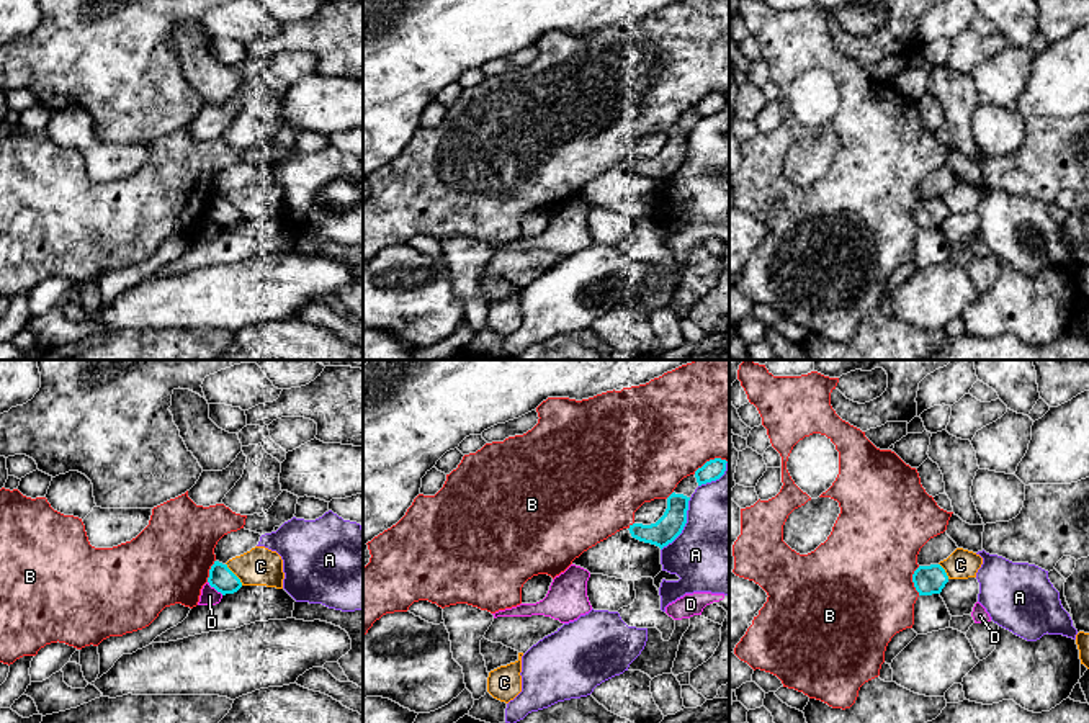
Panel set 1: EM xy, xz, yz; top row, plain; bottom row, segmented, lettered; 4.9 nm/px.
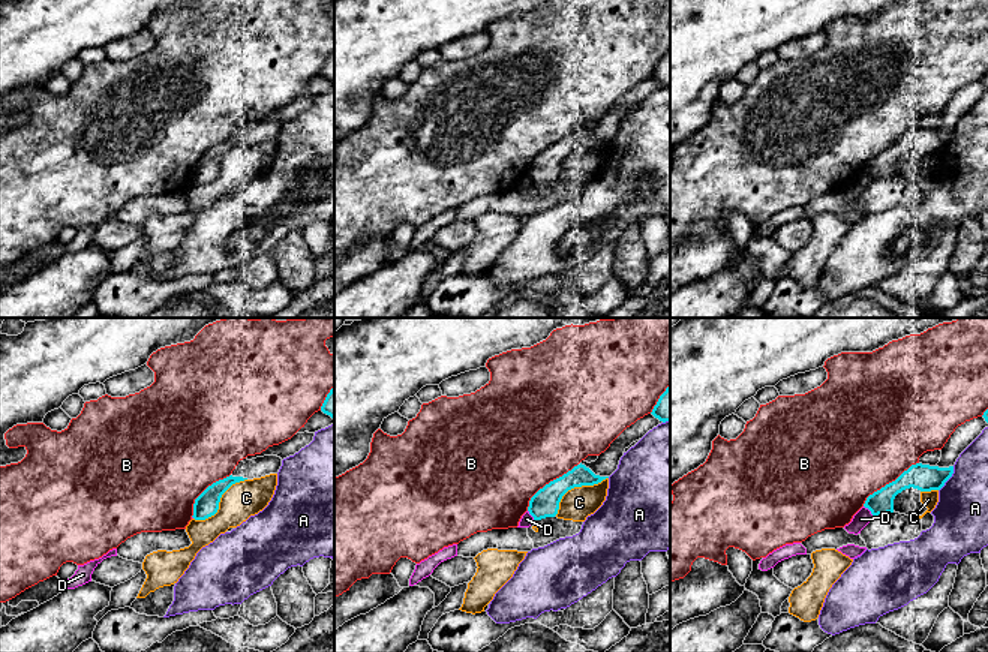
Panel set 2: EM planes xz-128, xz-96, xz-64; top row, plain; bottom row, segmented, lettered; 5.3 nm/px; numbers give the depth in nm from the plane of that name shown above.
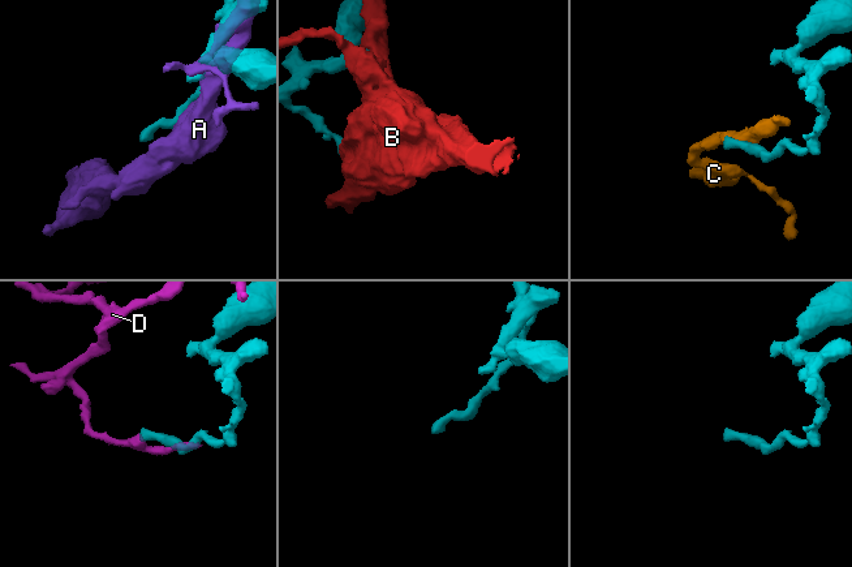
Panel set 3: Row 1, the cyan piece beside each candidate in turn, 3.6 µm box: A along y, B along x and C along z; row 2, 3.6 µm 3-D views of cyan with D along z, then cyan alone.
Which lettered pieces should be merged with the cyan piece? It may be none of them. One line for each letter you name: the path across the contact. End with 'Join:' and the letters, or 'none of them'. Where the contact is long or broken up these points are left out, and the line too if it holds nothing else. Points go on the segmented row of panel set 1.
Join: none of them

